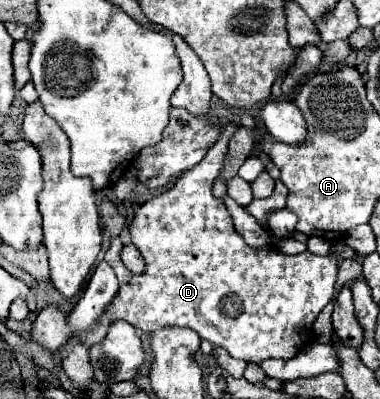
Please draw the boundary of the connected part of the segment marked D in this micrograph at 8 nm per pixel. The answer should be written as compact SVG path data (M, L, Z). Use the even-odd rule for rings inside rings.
M228 124L222 136L218 138L218 142L208 150L208 168L196 166L184 172L168 192L154 196L152 200L148 200L146 204L134 210L130 236L132 236L132 244L136 244L136 248L146 260L146 270L140 276L134 276L128 268L114 268L120 288L118 294L114 296L116 300L112 300L106 312L100 316L98 326L90 332L78 332L70 328L68 316L56 304L48 304L40 310L38 320L34 322L32 340L40 342L50 352L56 352L66 338L78 336L90 348L106 336L108 324L112 324L118 318L126 320L128 324L144 332L154 332L166 326L190 328L198 332L202 340L208 340L214 346L222 346L224 350L228 350L232 358L244 362L262 362L268 358L290 360L304 346L316 340L312 332L312 324L320 314L320 310L334 298L338 262L330 254L316 256L306 250L302 254L288 256L282 254L276 246L252 248L242 240L242 236L234 230L232 216L226 210L224 202L214 200L212 194L212 184L222 174L222 160L226 158L228 140L234 132L236 126Z

